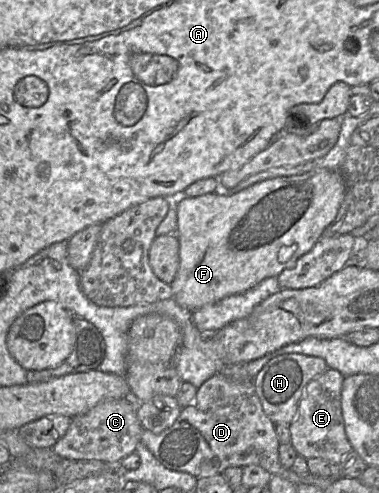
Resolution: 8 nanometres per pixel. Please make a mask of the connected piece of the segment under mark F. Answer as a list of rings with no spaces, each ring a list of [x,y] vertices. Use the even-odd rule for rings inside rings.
[[[324,168],[313,169],[303,174],[276,177],[258,182],[236,193],[225,192],[219,189],[198,197],[186,197],[181,195],[172,199],[177,212],[177,229],[175,235],[180,243],[180,264],[177,275],[171,283],[173,299],[182,307],[195,311],[207,304],[217,302],[225,297],[240,294],[253,288],[262,280],[269,277],[278,277],[285,269],[292,268],[297,260],[308,253],[321,238],[324,229],[335,219],[345,194],[345,183],[343,176],[338,170]]]

